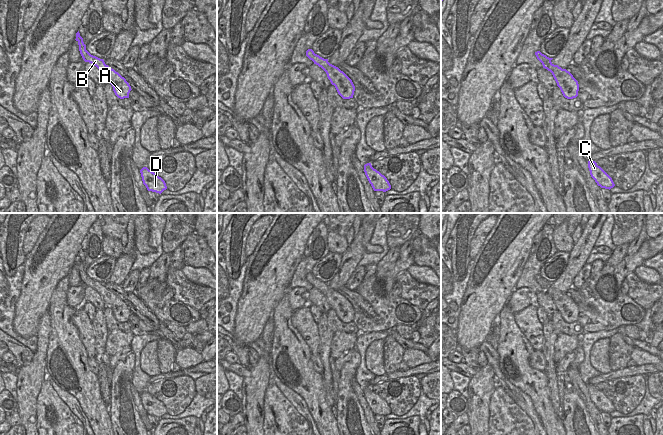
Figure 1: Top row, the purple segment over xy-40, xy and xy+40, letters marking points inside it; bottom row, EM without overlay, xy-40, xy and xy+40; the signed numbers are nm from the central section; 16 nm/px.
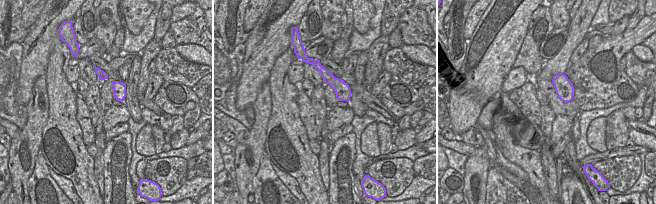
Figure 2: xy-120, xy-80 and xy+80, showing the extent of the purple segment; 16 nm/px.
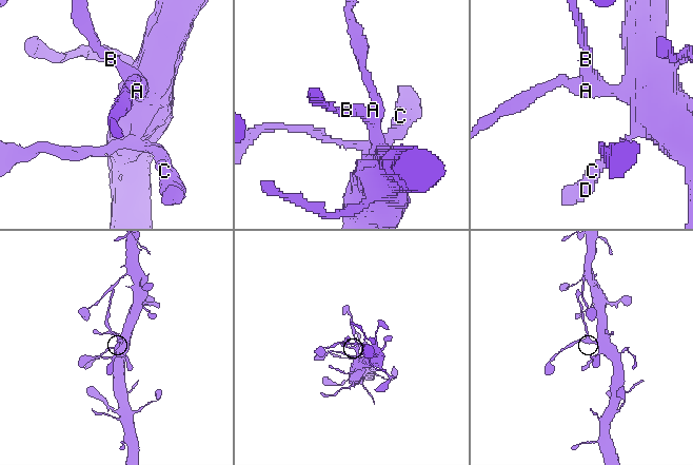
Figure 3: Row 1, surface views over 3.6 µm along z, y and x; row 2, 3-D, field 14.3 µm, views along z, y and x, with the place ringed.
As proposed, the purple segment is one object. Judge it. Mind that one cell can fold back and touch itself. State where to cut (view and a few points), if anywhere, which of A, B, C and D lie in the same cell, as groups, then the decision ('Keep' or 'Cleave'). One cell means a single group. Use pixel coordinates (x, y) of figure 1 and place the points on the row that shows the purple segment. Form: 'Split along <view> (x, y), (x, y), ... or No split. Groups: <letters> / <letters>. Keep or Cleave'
Split along xy (334, 66), (325, 71). Groups: A C D / B. Cleave.

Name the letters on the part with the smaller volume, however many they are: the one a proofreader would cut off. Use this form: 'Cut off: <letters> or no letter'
Cut off: B

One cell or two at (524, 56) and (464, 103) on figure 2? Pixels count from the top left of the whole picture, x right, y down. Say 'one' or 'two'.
two

